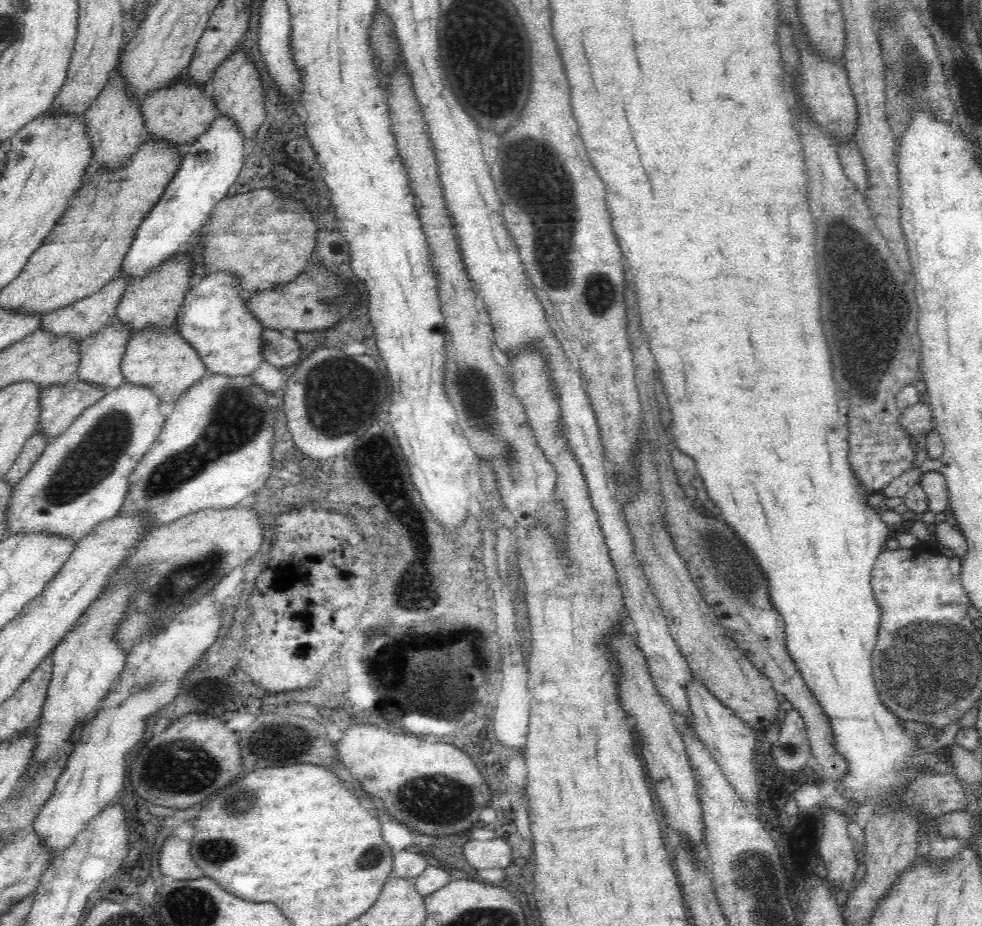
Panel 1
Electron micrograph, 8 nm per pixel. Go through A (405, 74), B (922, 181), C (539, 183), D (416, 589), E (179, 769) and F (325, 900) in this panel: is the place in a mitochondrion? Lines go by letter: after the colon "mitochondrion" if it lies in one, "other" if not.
A: other
B: other
C: mitochondrion
D: mitochondrion
E: mitochondrion
F: other

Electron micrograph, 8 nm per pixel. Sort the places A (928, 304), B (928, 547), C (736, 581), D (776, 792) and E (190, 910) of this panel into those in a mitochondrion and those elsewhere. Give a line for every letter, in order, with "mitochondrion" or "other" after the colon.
A: other
B: other
C: mitochondrion
D: other
E: mitochondrion

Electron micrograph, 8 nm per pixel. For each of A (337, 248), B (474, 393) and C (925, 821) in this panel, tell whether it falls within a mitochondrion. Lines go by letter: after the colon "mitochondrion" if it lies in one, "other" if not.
A: other
B: mitochondrion
C: other

